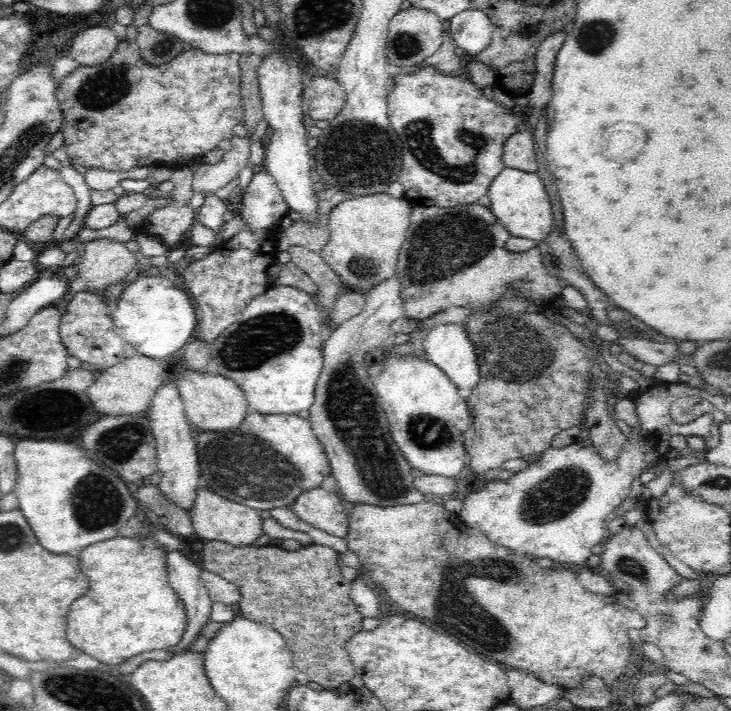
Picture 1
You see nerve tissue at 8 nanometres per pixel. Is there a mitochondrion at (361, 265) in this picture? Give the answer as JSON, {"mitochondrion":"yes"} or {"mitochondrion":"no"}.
{"mitochondrion":"yes"}

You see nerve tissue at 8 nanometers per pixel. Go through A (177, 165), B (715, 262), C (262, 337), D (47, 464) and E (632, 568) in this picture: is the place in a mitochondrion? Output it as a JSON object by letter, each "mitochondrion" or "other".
{"A":"other","B":"other","C":"mitochondrion","D":"other","E":"mitochondrion"}

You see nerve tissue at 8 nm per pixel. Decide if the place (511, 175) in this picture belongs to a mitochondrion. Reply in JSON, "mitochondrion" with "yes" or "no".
{"mitochondrion":"no"}

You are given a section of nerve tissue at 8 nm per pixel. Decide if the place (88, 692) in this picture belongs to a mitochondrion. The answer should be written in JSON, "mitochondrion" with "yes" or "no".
{"mitochondrion":"yes"}

